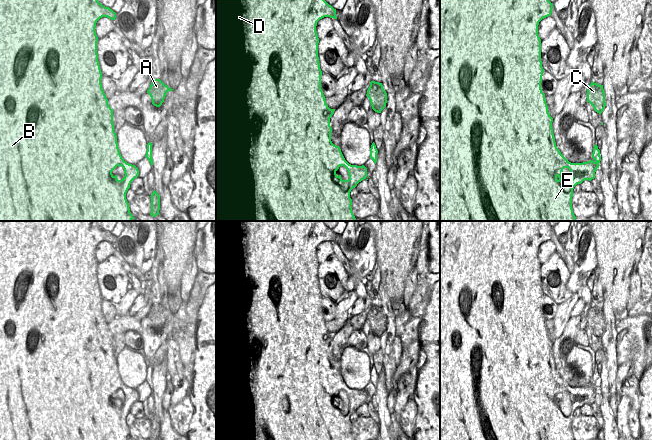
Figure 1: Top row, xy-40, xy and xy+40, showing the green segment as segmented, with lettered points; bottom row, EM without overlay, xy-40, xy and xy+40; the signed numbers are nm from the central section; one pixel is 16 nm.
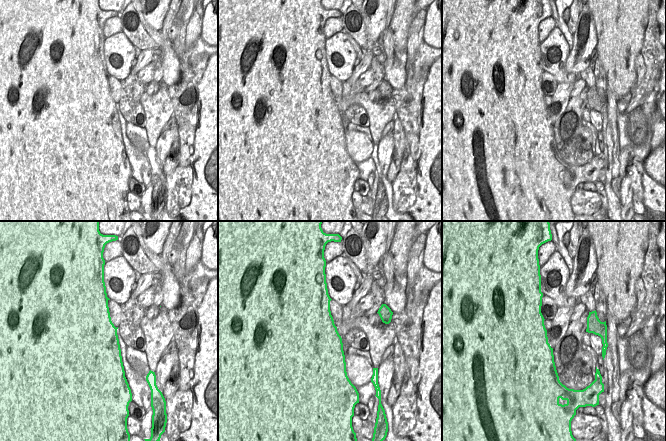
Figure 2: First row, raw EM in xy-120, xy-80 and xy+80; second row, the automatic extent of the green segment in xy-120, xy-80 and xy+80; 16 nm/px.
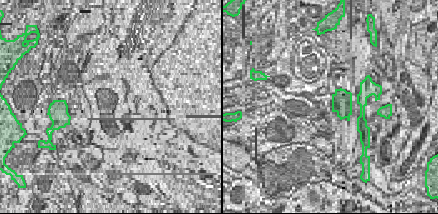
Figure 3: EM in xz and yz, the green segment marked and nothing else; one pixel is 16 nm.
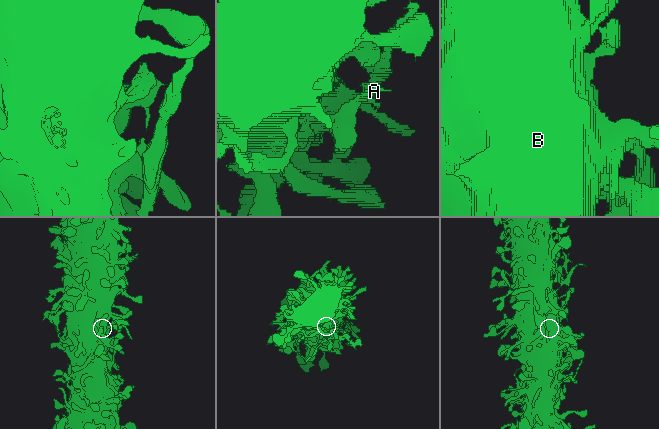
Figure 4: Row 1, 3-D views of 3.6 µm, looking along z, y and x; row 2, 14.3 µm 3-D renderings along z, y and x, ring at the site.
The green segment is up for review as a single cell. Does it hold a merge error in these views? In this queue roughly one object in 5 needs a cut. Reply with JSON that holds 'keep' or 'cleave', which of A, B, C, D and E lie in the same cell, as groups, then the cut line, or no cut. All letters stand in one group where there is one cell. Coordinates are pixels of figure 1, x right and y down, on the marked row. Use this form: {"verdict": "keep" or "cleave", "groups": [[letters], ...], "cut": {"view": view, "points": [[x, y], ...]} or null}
{"verdict": "keep", "groups": [["A", "B", "C", "D", "E"]], "cut": null}

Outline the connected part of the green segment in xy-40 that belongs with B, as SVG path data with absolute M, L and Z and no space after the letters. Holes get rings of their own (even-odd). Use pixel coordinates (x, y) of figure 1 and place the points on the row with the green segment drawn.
M0 0L0 221L132 221L135 219L130 212L126 193L131 182L138 177L139 170L135 165L127 163L120 154L114 131L113 110L102 89L102 73L97 54L98 37L95 31L96 23L102 17L115 20L116 13L109 7L103 6L98 0ZM117 166L122 166L124 169L125 176L121 180L117 175L112 174Z

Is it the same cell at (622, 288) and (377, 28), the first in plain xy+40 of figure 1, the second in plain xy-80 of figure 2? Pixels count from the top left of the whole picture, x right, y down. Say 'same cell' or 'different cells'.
different cells

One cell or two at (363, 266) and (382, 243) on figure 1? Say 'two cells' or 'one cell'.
two cells

